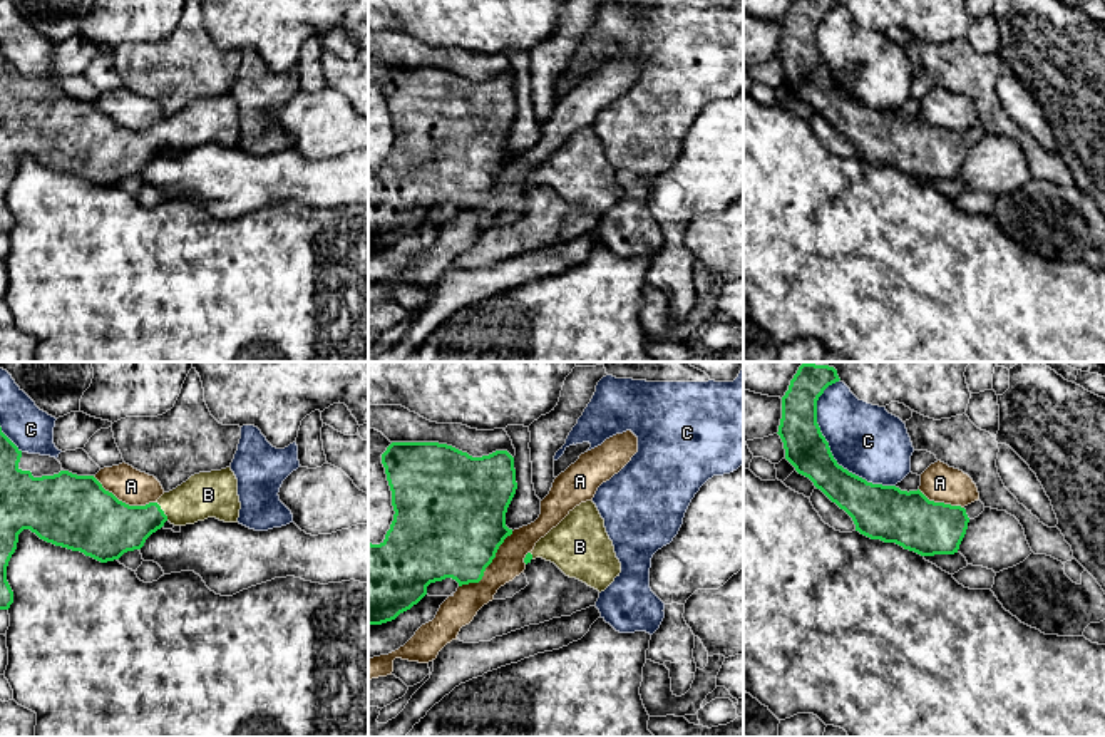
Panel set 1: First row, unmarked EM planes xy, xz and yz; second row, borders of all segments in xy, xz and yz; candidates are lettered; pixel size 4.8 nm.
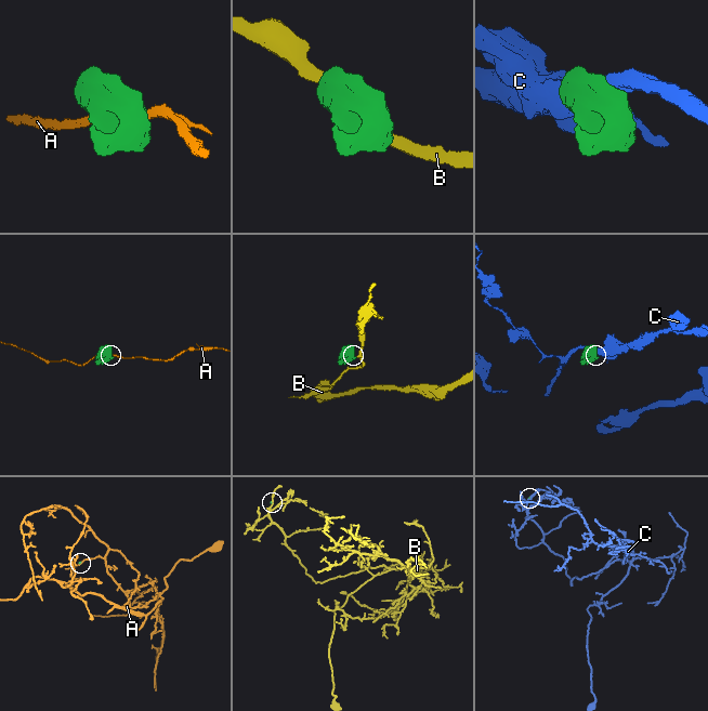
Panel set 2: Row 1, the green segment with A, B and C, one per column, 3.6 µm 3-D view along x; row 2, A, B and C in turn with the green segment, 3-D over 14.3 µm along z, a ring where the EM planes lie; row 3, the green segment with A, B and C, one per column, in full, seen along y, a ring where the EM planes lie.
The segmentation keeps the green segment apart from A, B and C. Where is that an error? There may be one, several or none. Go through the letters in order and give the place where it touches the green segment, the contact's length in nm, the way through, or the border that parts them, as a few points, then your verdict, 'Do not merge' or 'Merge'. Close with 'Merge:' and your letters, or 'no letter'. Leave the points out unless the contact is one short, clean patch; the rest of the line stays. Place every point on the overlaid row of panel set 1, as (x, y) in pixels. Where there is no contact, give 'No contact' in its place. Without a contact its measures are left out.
A: Touches green at xz (488, 565). Shared border 380 nm. Boundary: xz (513, 531), (499, 546), (484, 575), (477, 582), (459, 587). Do not merge
B: Touches green at xy (163, 511). Shared border 110 nm. Path across: xy (114, 528), (131, 526), (163, 511), (208, 494). Merge
C: Touches green at yz (831, 453). Shared border 600 nm. Do not merge
Merge: B

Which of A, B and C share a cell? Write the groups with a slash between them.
A / B / C

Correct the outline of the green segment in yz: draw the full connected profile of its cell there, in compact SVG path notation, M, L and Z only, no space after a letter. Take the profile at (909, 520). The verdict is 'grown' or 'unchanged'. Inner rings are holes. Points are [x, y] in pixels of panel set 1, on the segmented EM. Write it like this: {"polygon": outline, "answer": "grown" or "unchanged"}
{"polygon": "M815 363L799 367L782 397L782 419L777 434L784 442L785 459L799 474L809 477L817 489L844 509L861 534L896 543L921 556L958 553L969 523L964 508L929 501L919 489L907 492L896 486L867 482L837 464L817 424L817 400L829 385L839 380L834 367Z", "answer": "unchanged"}

